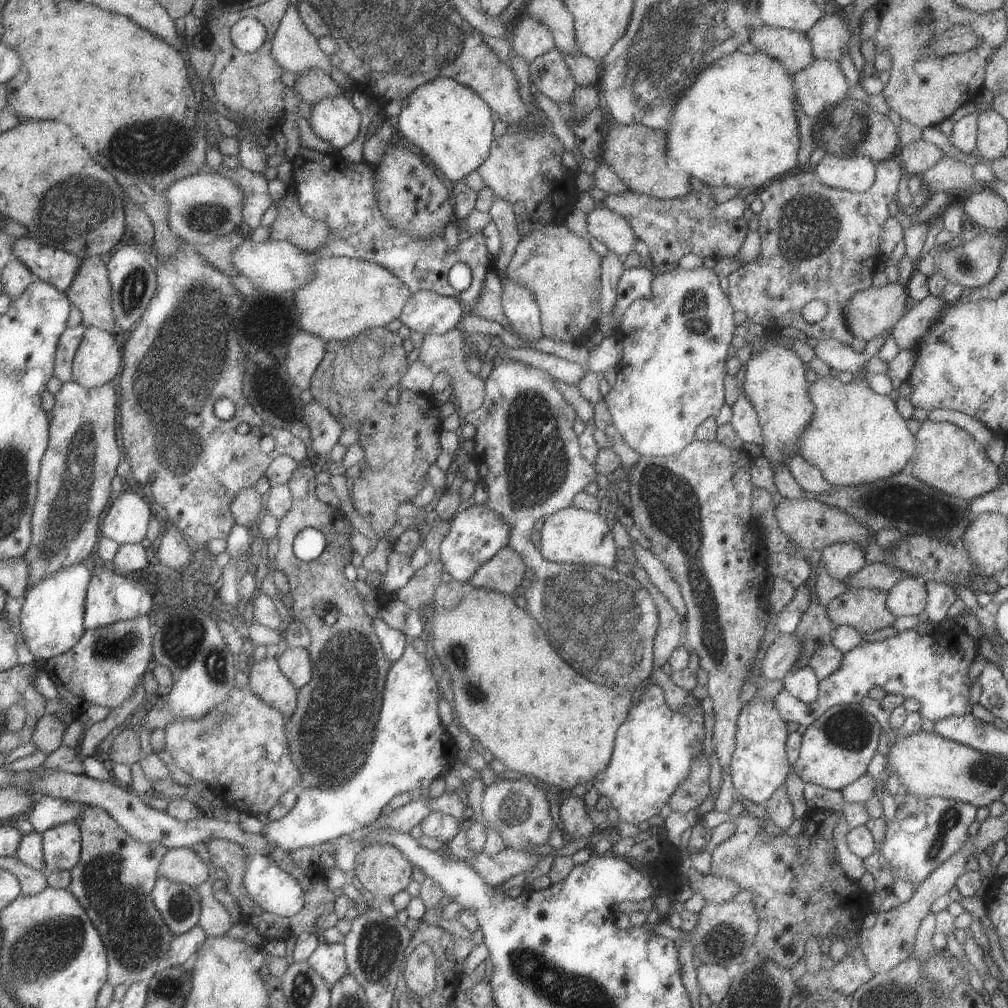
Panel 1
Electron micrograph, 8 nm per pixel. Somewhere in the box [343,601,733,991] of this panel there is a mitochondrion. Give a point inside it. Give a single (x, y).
(376, 949)

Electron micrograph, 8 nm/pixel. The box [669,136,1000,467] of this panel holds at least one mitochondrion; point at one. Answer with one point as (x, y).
(809, 223)

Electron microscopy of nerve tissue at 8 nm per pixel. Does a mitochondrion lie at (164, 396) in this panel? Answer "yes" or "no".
yes

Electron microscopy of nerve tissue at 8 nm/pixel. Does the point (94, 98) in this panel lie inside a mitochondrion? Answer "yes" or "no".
no

